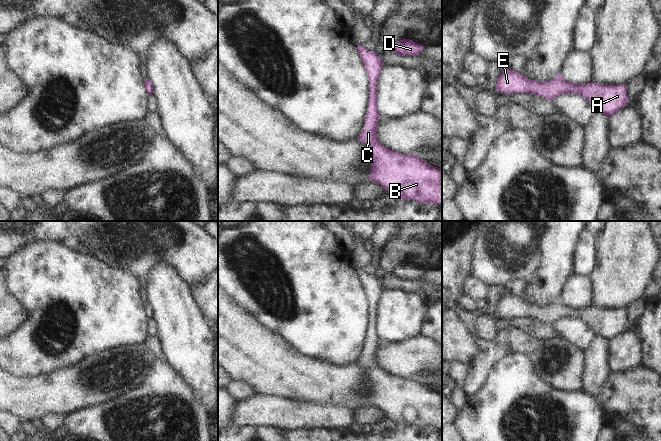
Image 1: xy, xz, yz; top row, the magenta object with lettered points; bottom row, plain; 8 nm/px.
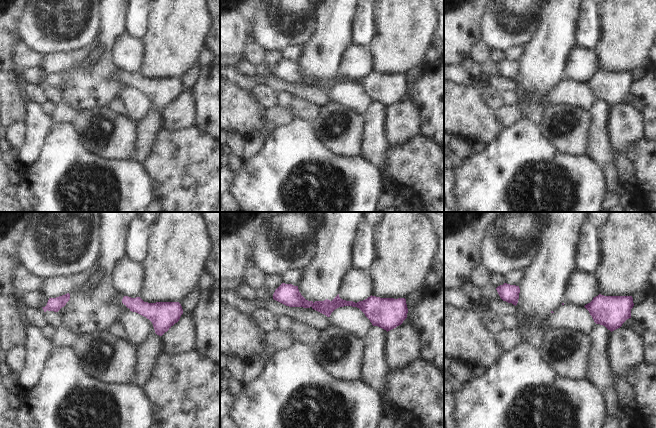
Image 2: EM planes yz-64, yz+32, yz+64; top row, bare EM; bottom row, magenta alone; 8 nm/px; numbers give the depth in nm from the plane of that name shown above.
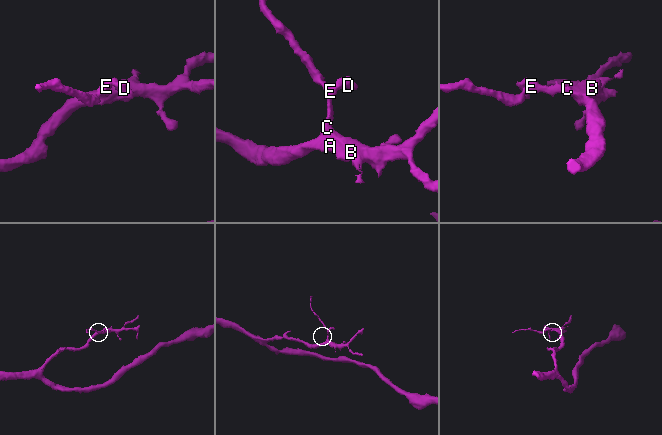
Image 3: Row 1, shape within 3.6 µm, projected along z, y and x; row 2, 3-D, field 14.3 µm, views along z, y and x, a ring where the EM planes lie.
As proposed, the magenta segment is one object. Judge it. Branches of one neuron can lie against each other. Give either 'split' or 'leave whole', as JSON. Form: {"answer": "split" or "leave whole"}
{"answer": "leave whole"}

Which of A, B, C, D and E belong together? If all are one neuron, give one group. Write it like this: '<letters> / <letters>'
A B C D E

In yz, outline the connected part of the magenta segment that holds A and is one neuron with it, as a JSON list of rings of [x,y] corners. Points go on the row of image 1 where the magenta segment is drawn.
[[[504,70],[499,77],[496,90],[505,94],[530,93],[553,101],[563,94],[582,96],[596,110],[608,117],[614,115],[629,103],[626,85],[602,85],[590,82],[586,85],[566,81],[561,73],[546,82],[531,80],[512,70]]]

